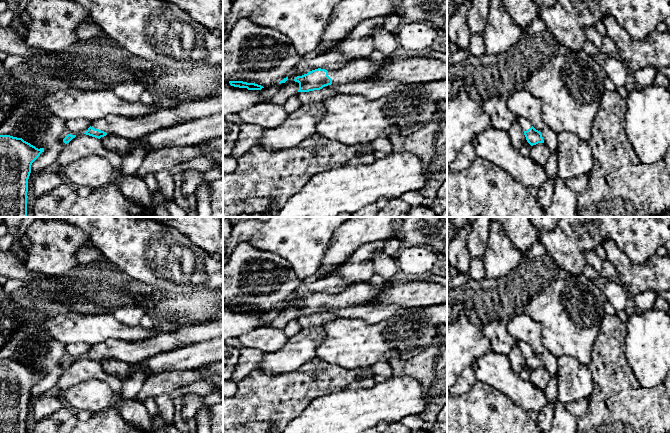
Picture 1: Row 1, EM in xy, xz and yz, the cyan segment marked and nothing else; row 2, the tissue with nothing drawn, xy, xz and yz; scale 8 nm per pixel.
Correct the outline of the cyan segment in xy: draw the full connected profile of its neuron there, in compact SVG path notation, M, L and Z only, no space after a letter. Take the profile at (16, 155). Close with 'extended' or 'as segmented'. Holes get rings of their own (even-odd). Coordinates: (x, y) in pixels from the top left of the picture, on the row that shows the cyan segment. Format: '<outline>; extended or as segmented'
M0 135L0 217L28 217L27 192L32 163L44 152L22 138Z; as segmented

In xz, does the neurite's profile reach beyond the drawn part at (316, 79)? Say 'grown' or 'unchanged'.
grown

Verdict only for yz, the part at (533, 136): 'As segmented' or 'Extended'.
Extended

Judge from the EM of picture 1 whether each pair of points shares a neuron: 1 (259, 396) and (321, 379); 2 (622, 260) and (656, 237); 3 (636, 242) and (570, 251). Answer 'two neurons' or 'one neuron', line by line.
1: one neuron
2: two neurons
3: one neuron

